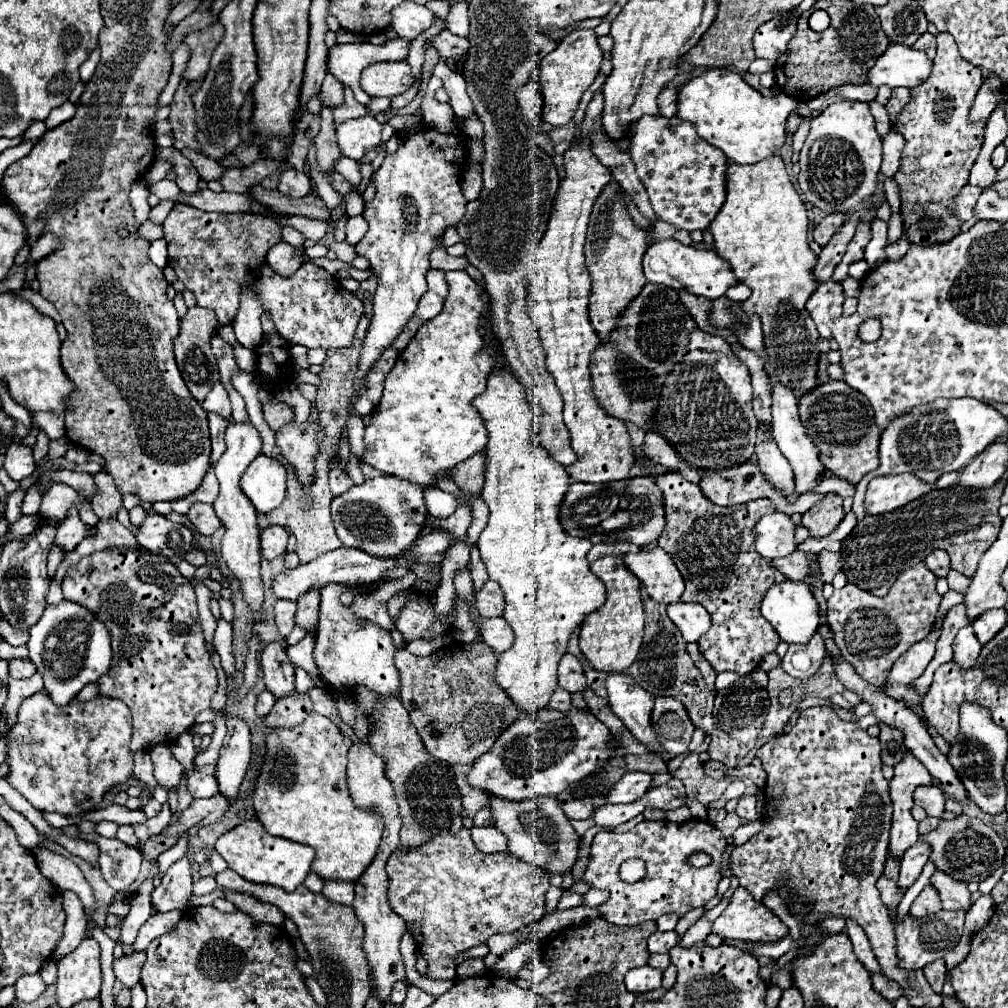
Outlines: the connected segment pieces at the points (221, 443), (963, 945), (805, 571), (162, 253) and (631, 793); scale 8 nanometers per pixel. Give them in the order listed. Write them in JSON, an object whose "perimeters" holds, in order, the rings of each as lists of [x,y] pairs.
{"perimeters":[[[[209,414],[209,432],[211,432],[211,444],[213,444],[213,450],[211,450],[211,464],[215,464],[223,452],[225,452],[225,428],[227,428],[227,420],[223,420],[221,416],[217,414]]],[[[963,936],[961,942],[945,956],[945,962],[947,962],[947,968],[955,968],[961,960],[965,960],[965,956],[969,954],[969,944],[971,944],[971,938],[969,936]]],[[[793,552],[785,558],[771,560],[773,568],[777,568],[781,574],[785,574],[791,580],[805,580],[809,576],[809,562],[817,560],[817,554],[803,554],[803,552]]],[[[160,238],[151,242],[148,249],[148,256],[150,260],[162,269],[167,266],[169,260],[167,247],[165,239]]],[[[627,772],[613,788],[609,788],[609,792],[605,794],[605,802],[607,804],[635,802],[647,792],[649,780],[651,780],[651,774],[647,772]]]]}

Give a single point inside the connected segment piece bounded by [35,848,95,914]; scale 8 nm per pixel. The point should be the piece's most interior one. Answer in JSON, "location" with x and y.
{"location":[62,872]}

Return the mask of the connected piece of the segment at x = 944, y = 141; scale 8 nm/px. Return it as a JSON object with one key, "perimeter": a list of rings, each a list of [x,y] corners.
{"perimeter":[[[939,32],[933,72],[925,84],[911,88],[911,100],[895,124],[895,130],[907,140],[895,180],[901,190],[905,236],[913,244],[941,244],[959,234],[961,222],[951,216],[947,204],[967,184],[969,168],[973,166],[983,142],[985,122],[971,124],[967,120],[969,108],[981,84],[981,70],[961,58],[949,32]]]}

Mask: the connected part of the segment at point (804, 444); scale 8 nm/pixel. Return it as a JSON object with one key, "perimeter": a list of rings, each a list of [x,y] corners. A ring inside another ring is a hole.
{"perimeter":[[[769,376],[771,380],[771,396],[773,396],[773,436],[777,446],[781,448],[781,454],[789,460],[793,474],[795,474],[795,484],[797,484],[797,494],[809,492],[815,482],[819,480],[819,474],[825,470],[821,460],[819,460],[819,450],[815,448],[815,444],[811,442],[811,438],[807,436],[801,420],[799,420],[799,412],[797,412],[797,398],[795,392],[791,388],[785,388],[785,384],[777,384],[777,380],[773,380],[773,376]]]}

